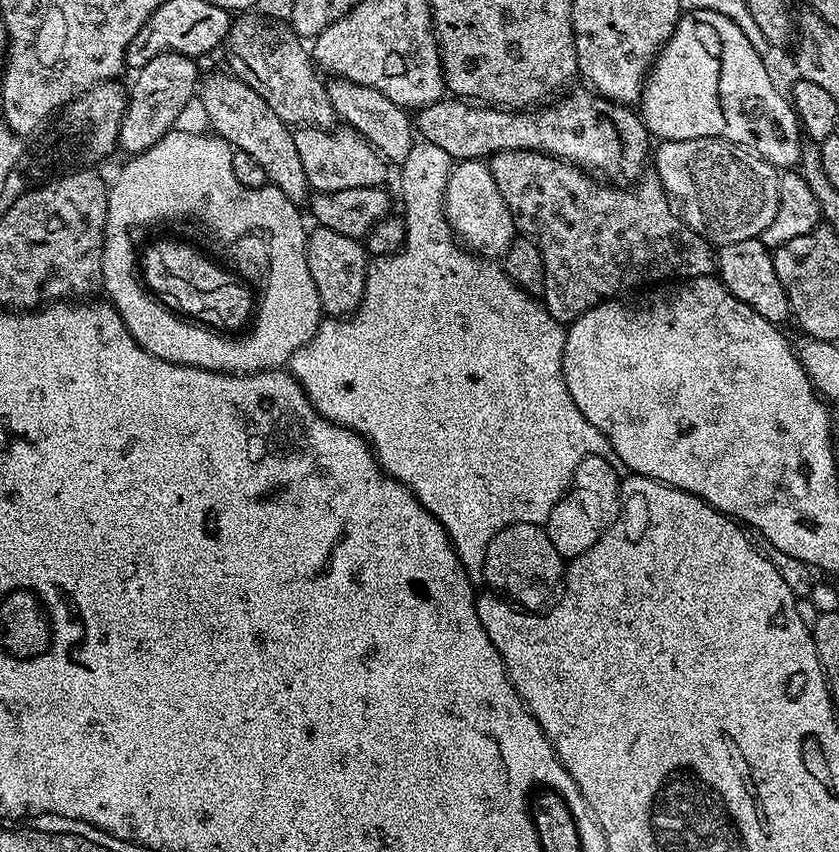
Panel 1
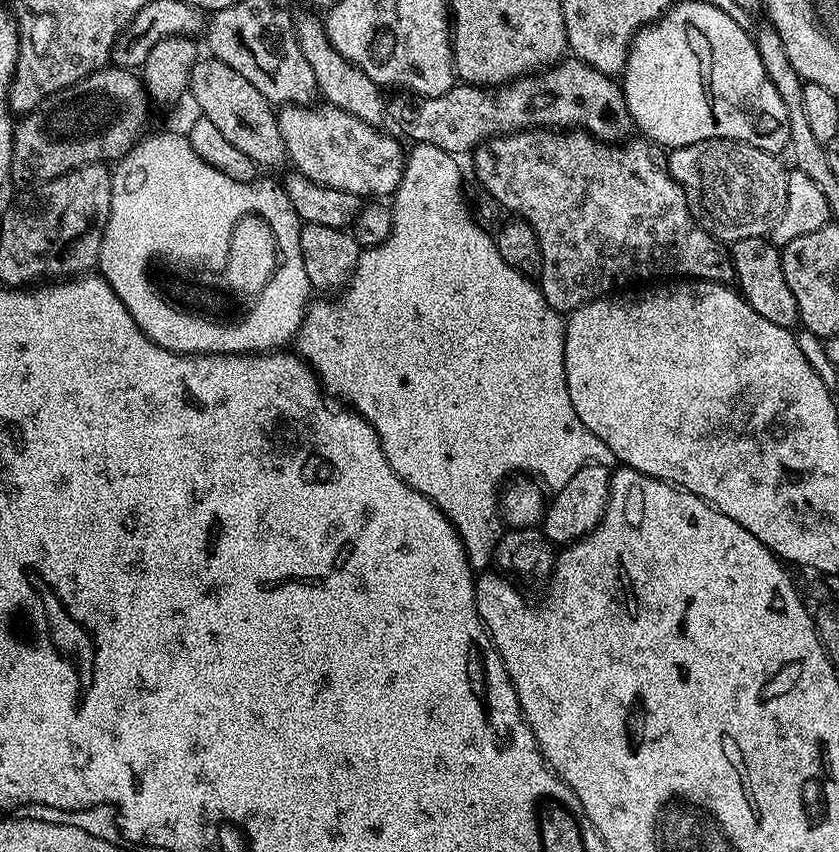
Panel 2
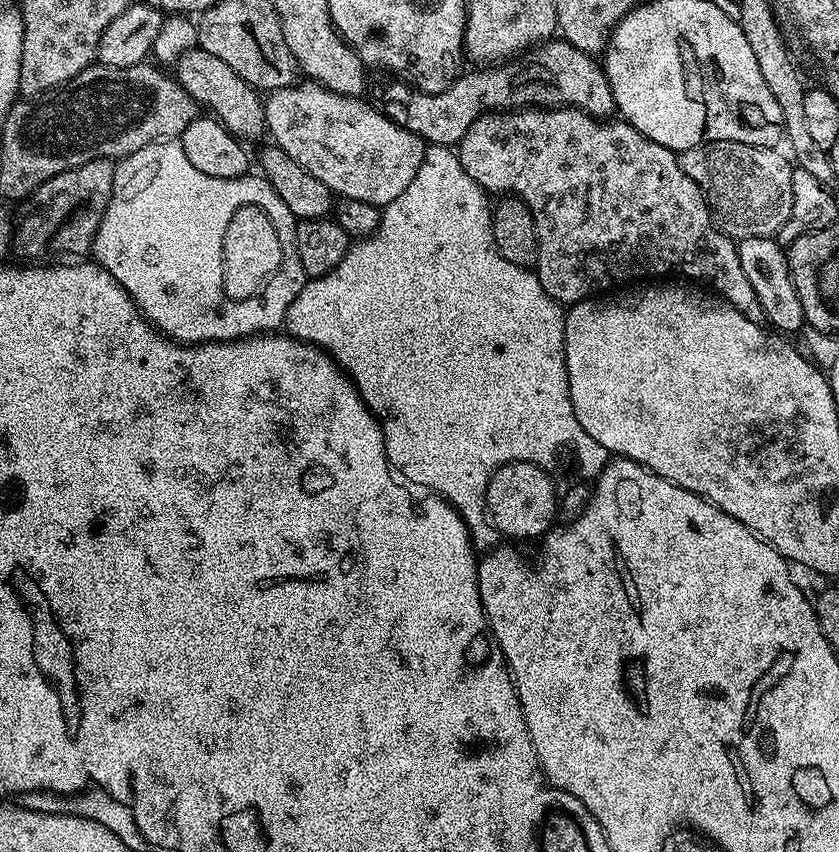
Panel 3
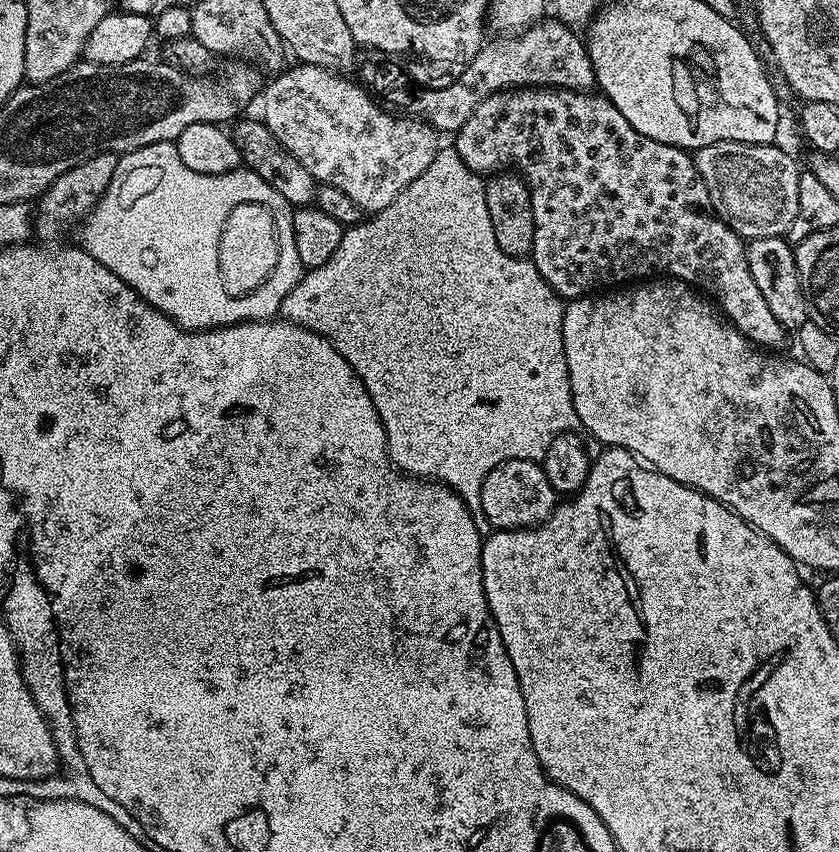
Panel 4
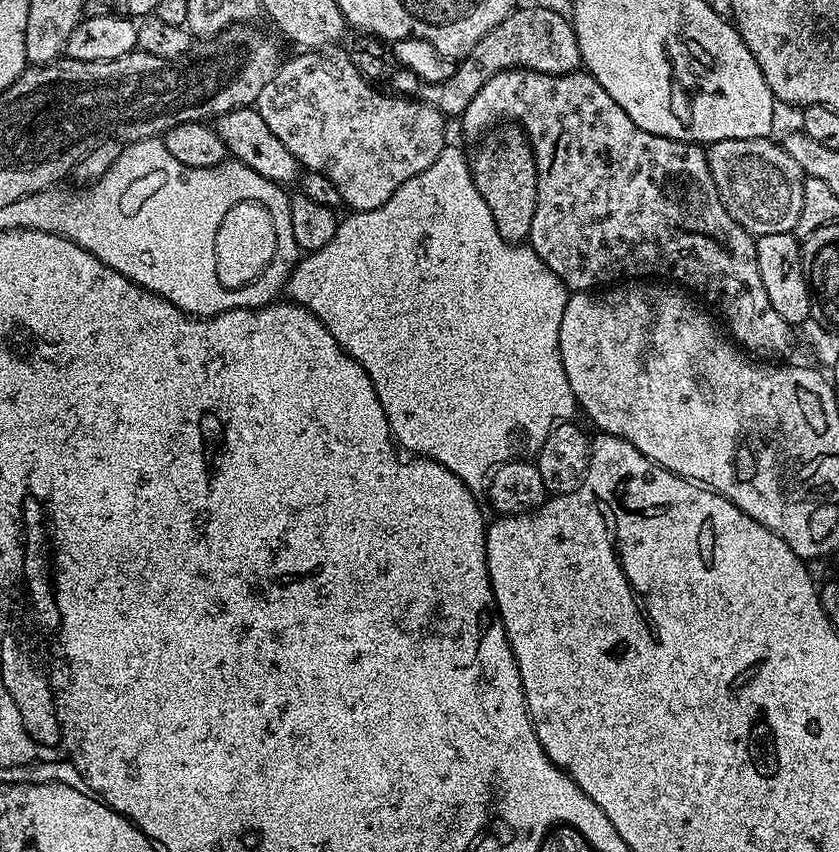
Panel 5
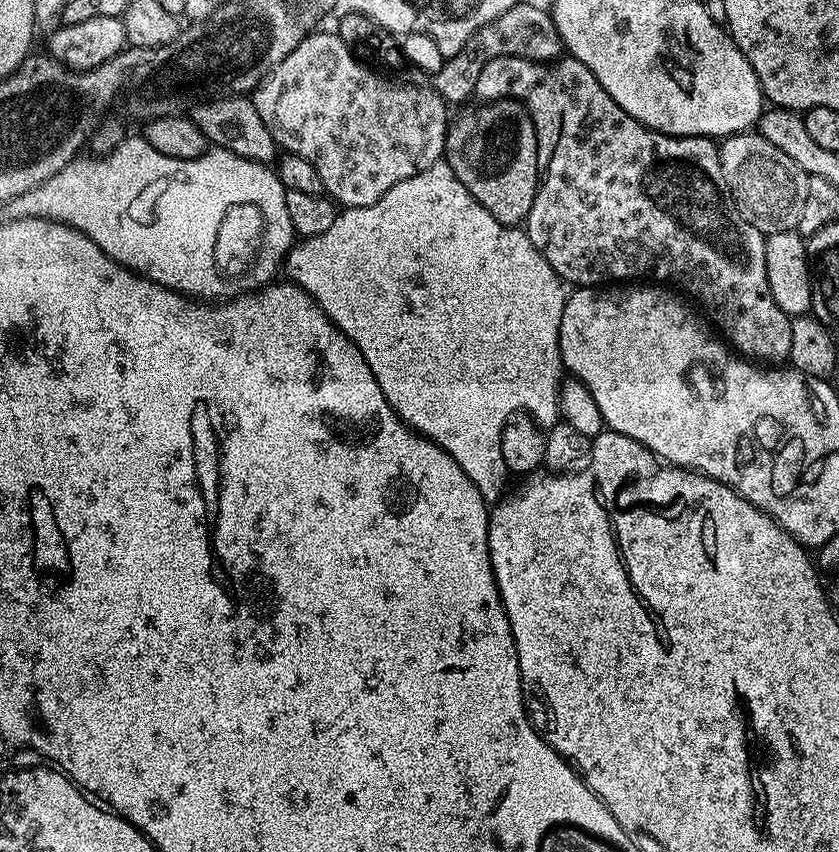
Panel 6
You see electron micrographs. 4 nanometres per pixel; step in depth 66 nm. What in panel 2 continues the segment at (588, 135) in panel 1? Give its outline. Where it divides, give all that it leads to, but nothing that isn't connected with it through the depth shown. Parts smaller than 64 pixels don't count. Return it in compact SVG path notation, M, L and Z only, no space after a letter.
M565 58L559 64L545 68L531 76L521 76L503 86L481 86L478 84L457 83L446 94L413 98L408 94L396 94L386 104L386 112L406 135L409 141L418 144L438 146L453 154L471 153L493 136L502 136L510 132L522 132L534 128L549 130L583 130L589 136L605 142L623 142L633 135L632 115L626 106L623 87L613 77L594 70L589 64L575 58Z

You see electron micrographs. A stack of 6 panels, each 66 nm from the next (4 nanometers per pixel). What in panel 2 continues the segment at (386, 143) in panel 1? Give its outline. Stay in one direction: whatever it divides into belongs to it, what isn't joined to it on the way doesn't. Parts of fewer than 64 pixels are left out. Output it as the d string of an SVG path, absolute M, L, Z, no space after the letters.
M308 14L301 20L297 19L294 24L296 41L306 56L306 62L310 62L310 70L314 70L314 82L317 93L327 103L336 108L346 110L346 114L354 114L354 118L362 118L362 122L383 125L386 120L386 96L383 96L381 85L376 84L362 70L358 70L348 60L334 50L334 46L328 40L321 17L316 14Z

